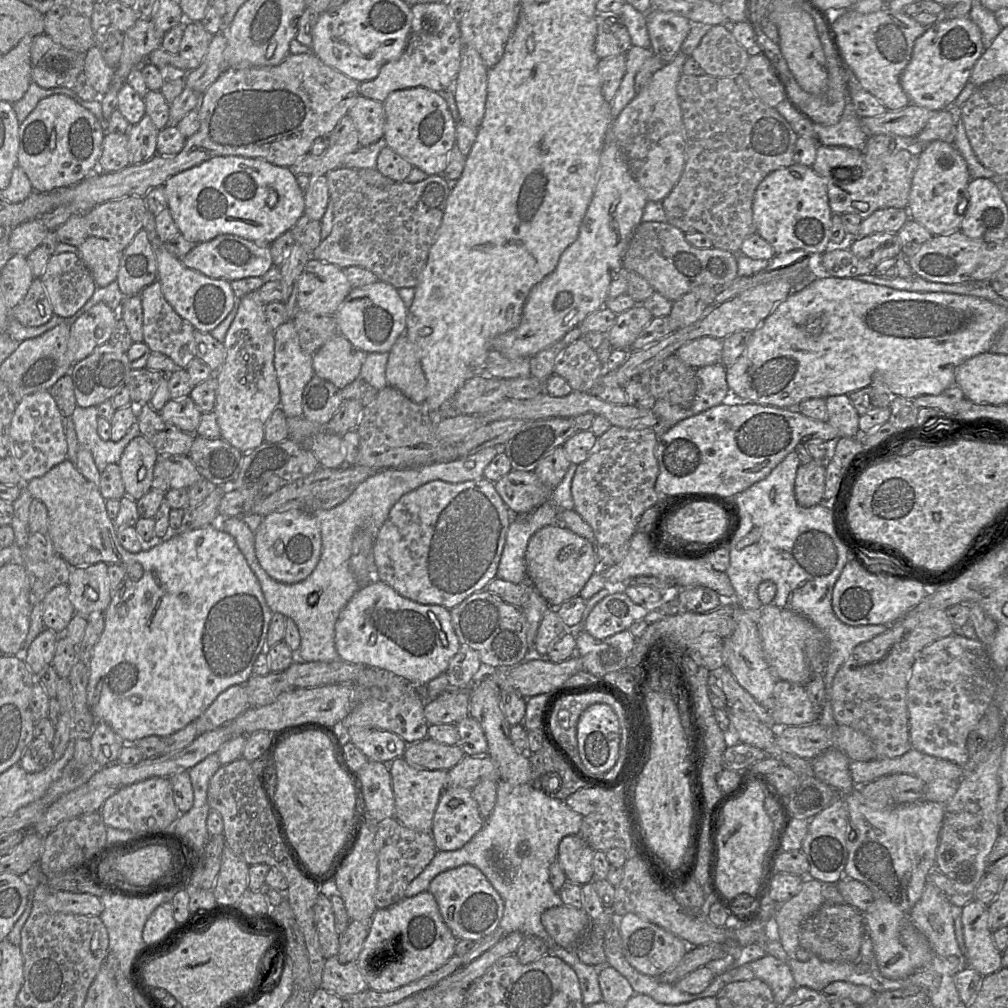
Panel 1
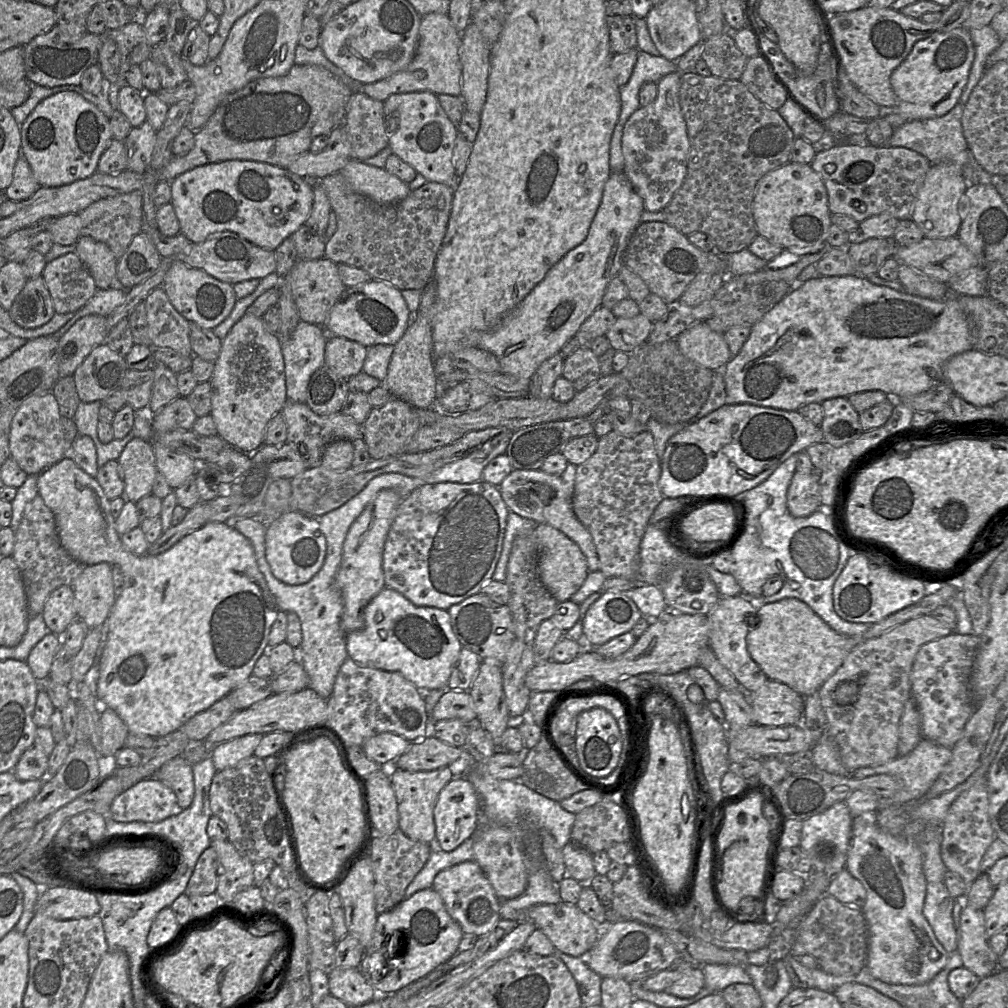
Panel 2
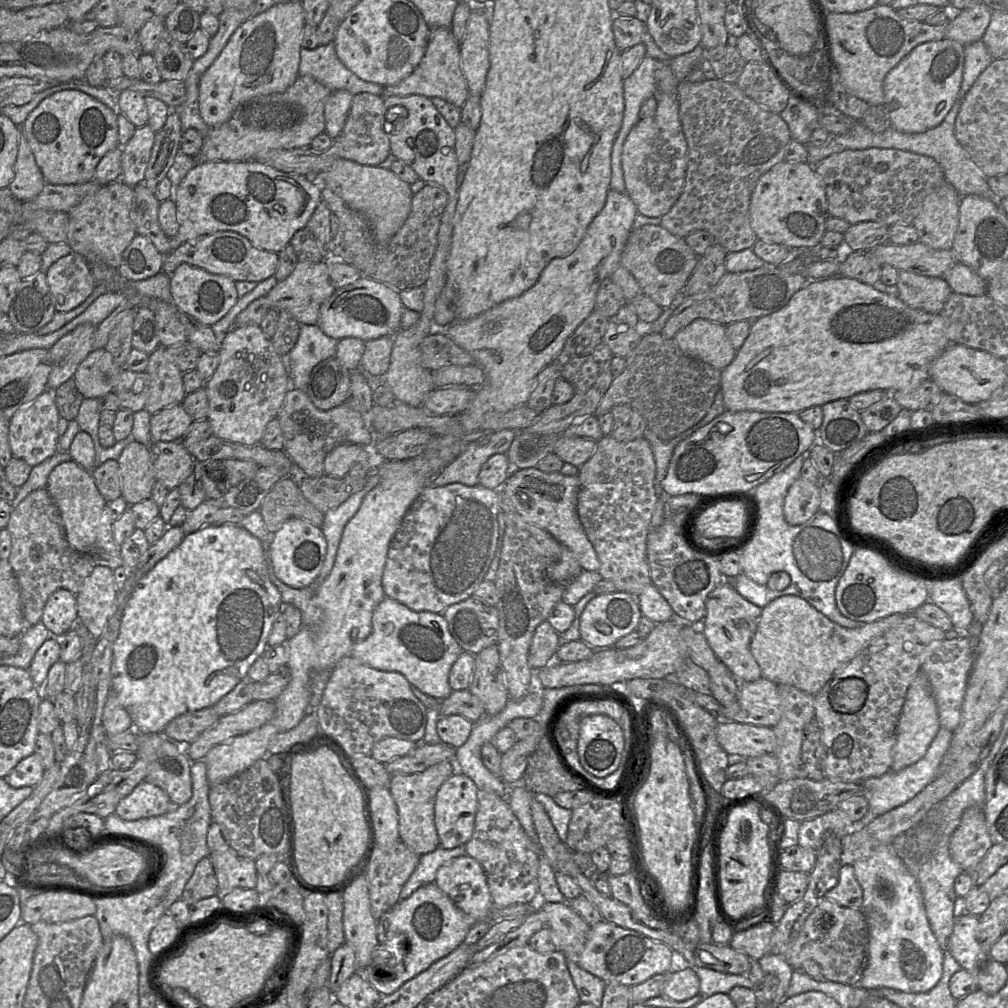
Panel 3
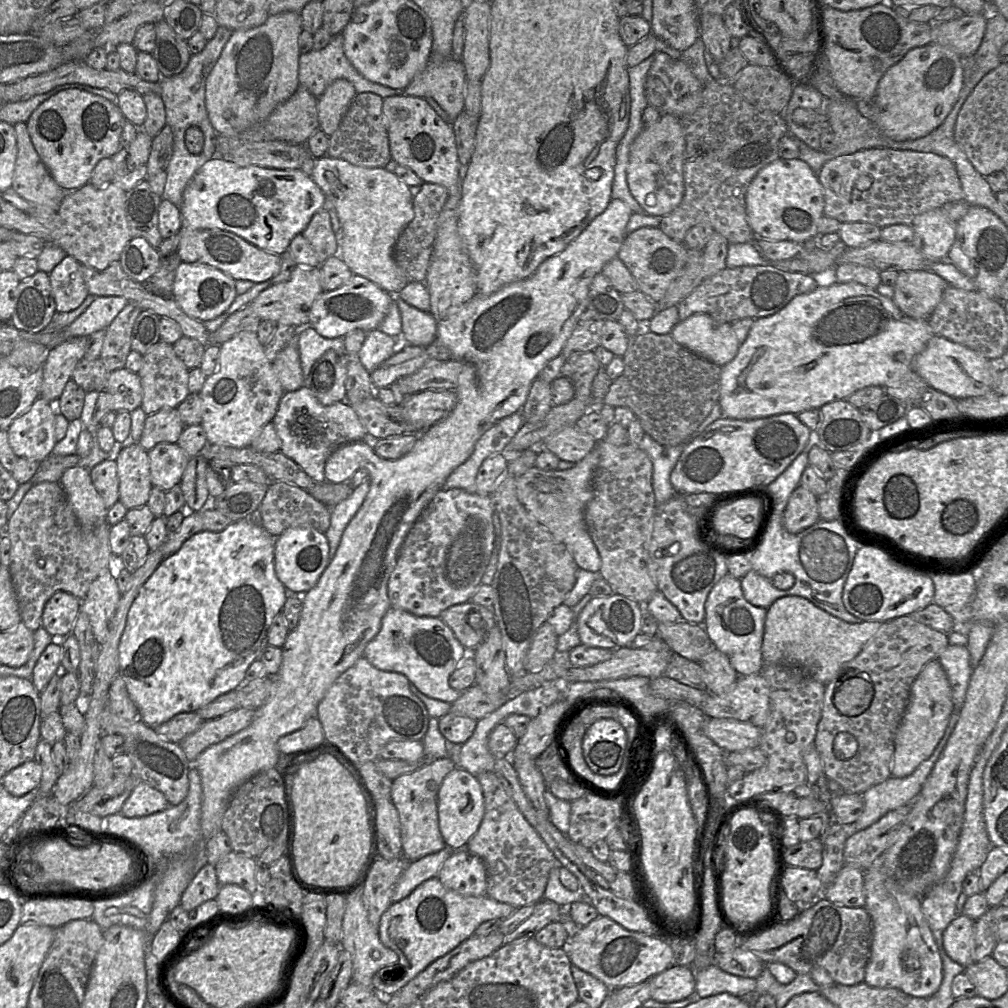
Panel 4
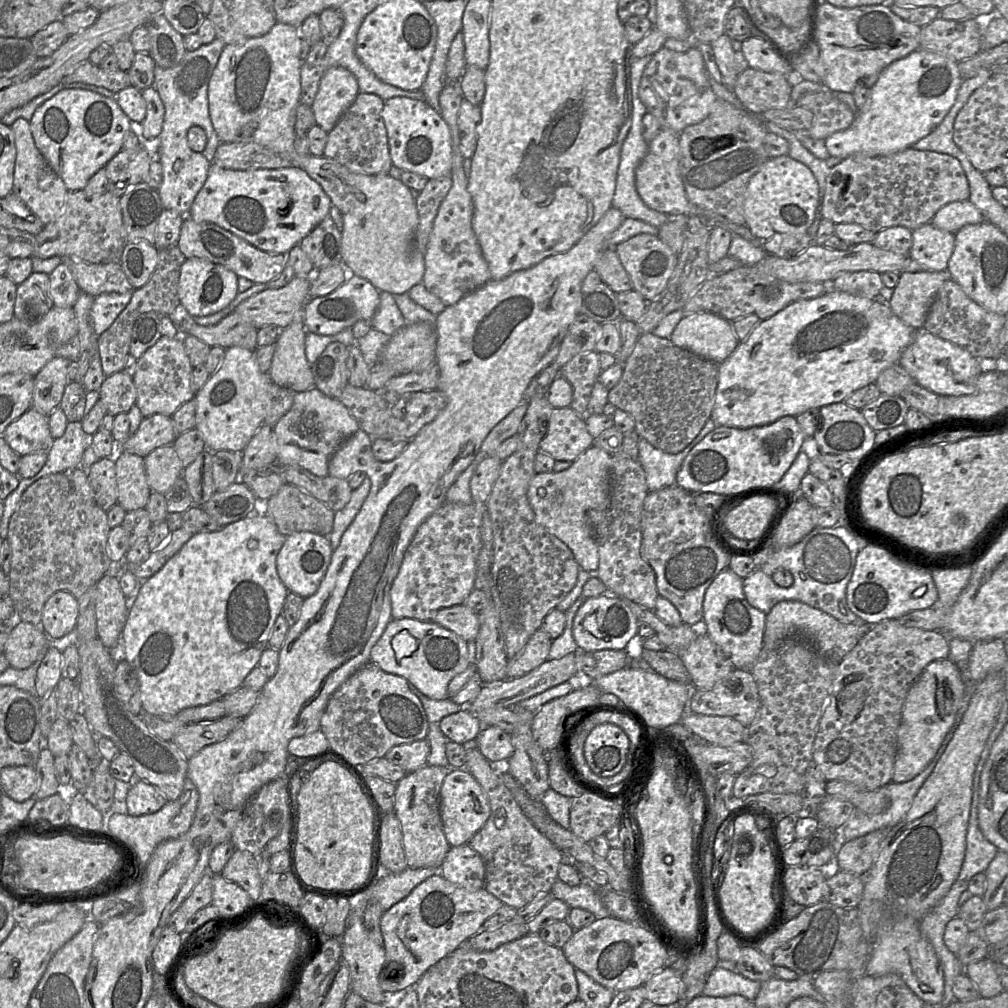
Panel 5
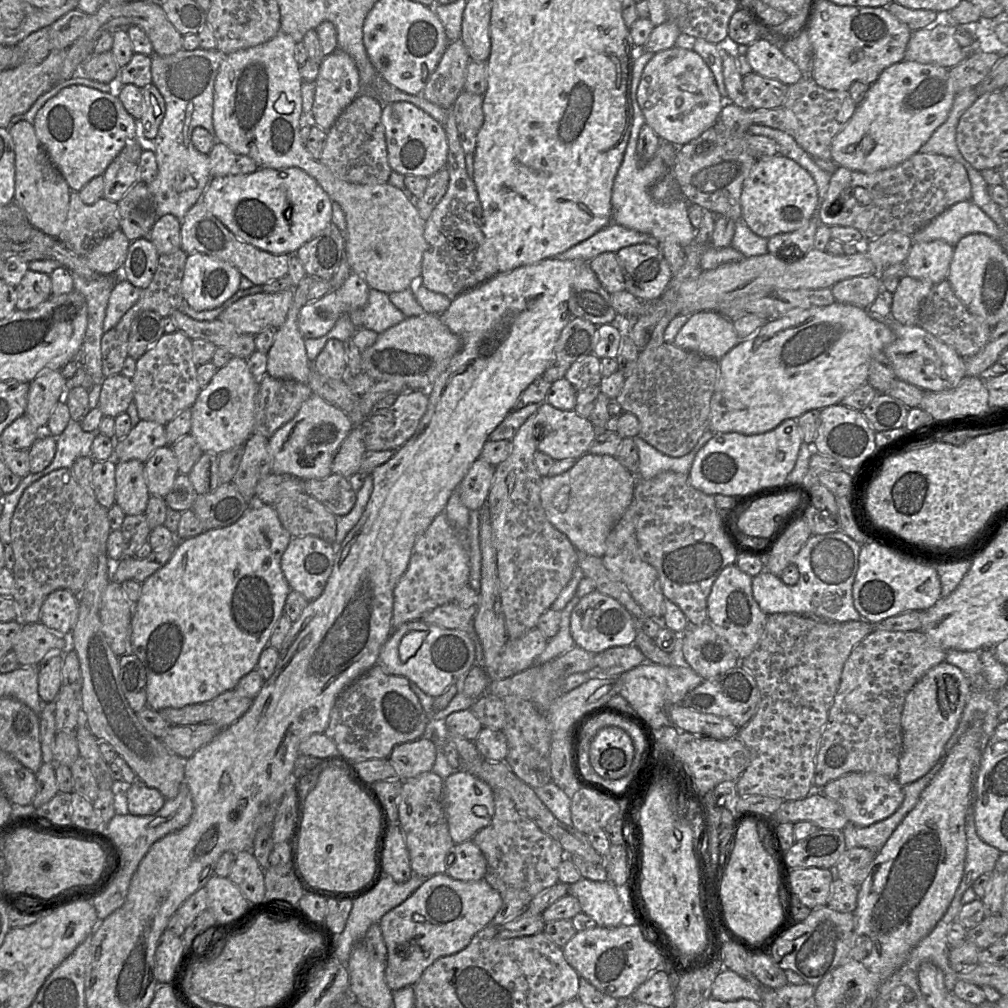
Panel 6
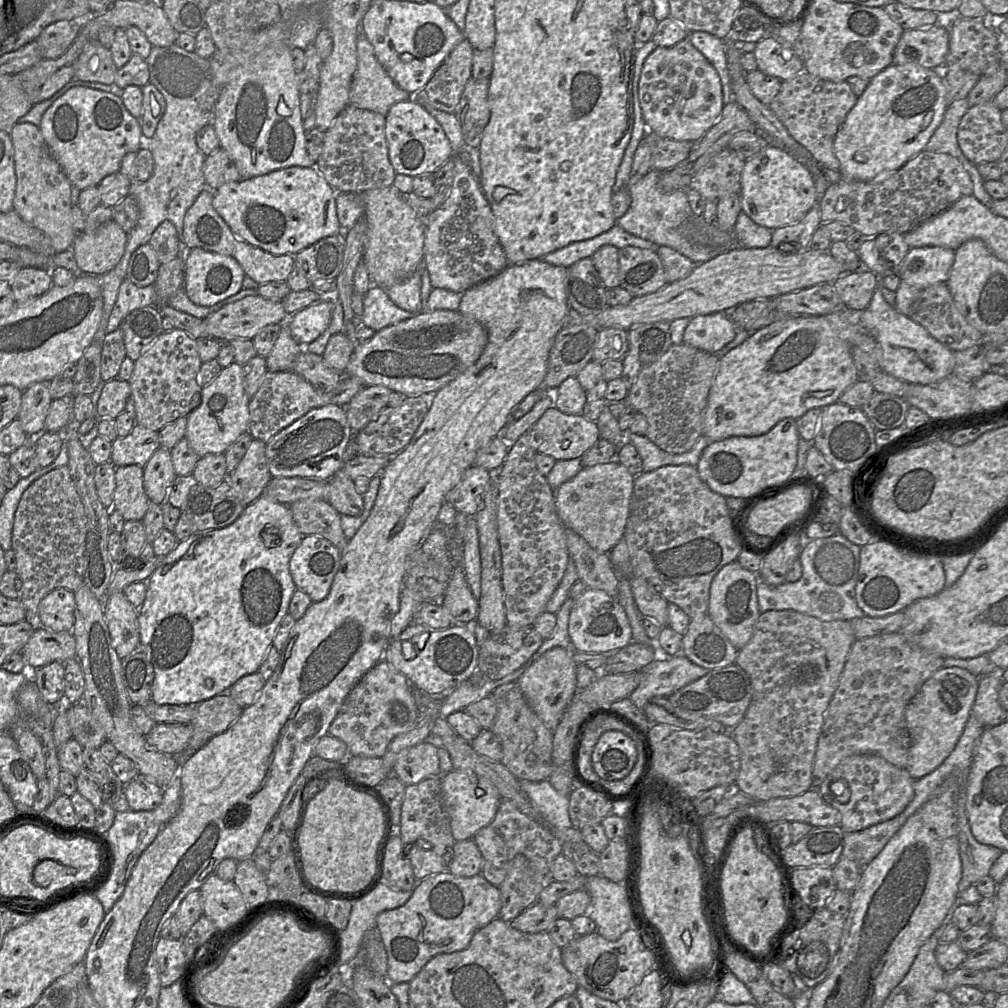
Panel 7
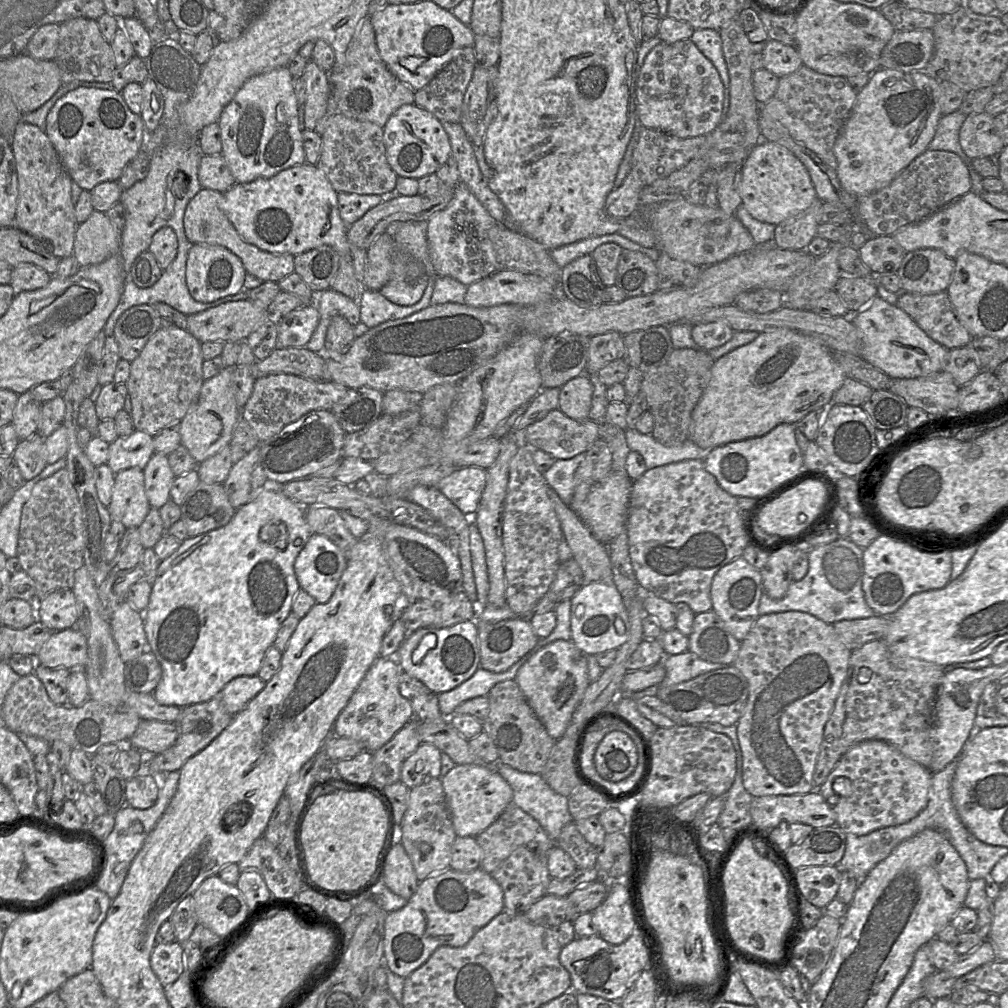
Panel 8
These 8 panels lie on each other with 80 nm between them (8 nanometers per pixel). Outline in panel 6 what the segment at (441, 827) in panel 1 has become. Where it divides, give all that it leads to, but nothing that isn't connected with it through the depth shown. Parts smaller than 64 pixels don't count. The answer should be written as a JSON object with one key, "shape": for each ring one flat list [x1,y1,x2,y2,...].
{"shape":[[454,770,443,783,443,806,447,818,449,834,455,844,471,840,474,835,488,826,494,816,493,790,483,780,472,773]]}

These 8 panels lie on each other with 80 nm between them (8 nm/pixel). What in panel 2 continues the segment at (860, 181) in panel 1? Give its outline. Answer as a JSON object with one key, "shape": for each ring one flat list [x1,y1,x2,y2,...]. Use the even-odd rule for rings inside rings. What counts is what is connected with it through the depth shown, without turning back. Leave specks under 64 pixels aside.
{"shape":[[843,142,816,152,810,165,823,180,830,213,844,214,860,223,882,213,898,220,910,219,917,192,932,164,924,156,904,147,858,146],[853,201,863,202,866,210,858,212,852,206]]}

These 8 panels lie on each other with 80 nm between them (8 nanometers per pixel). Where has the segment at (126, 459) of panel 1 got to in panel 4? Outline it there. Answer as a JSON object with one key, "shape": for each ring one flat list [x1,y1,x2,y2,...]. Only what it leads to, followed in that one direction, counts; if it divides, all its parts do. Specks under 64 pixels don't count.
{"shape":[[129,440,115,451,119,501,129,510,148,503,153,487,148,451]]}

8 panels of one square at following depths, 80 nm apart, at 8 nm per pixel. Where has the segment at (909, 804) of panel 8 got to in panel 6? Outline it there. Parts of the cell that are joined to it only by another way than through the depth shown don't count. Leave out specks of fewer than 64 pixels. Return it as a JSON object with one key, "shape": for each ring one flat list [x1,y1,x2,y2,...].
{"shape":[[848,773,827,783,821,792,829,799,839,803,849,824,866,827,891,816,904,800,903,786,896,778,889,778,876,773]]}

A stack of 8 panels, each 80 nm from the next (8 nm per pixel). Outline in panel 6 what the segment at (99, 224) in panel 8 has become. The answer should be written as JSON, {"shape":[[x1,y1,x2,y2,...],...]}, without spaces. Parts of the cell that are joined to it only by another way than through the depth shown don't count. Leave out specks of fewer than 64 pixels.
{"shape":[[118,229,95,244,84,258,99,275,120,275,129,245,129,239]]}

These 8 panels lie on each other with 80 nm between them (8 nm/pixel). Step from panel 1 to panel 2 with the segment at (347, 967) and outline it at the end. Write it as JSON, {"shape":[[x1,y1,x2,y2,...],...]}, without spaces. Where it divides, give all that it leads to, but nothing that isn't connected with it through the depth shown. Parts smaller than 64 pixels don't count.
{"shape":[[332,967,328,971,329,992,348,1007,358,1007,379,996,358,968]]}

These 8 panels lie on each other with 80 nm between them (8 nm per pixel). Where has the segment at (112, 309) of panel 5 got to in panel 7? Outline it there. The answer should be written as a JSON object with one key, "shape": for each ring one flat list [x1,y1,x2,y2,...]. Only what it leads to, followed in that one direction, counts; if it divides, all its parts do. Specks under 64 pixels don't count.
{"shape":[[126,278,119,287,118,296,108,320,107,332,118,329,124,318,132,311,149,305,156,305,154,286,138,287]]}

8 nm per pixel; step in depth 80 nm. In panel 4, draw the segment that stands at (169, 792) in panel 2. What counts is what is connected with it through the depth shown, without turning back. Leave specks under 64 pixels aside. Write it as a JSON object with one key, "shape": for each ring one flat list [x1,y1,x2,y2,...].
{"shape":[[139,782,124,802,120,814,127,818,149,816,170,806,165,795,145,782]]}

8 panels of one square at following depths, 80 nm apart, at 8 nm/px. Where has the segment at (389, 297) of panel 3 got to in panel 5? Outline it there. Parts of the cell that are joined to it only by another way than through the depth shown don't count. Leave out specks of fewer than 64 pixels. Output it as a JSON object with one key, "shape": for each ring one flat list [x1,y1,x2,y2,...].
{"shape":[[348,272,348,279,335,291,307,301,304,306,304,326,307,332,334,335,352,327,359,320,370,321,380,303,379,293,368,280]]}

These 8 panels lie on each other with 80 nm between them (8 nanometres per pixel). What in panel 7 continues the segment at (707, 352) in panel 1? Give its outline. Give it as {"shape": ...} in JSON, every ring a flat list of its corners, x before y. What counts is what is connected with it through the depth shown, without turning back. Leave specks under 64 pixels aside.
{"shape":[[729,313,698,315,690,318,682,344,714,354,731,342,736,333,737,326,730,319]]}

